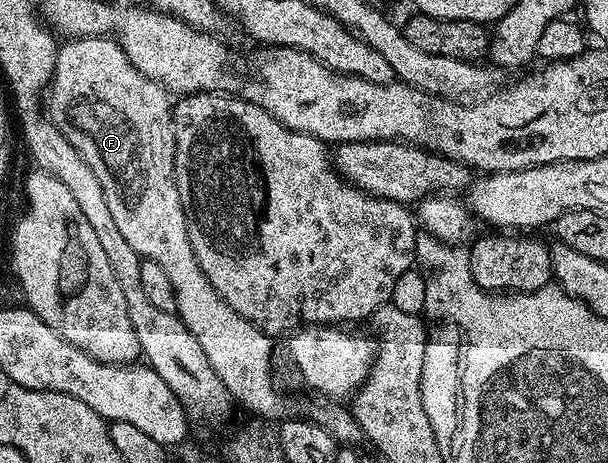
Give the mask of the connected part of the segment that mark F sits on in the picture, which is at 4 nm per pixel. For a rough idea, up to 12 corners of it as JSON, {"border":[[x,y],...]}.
{"border":[[110,36],[58,46],[45,116],[161,263],[232,402],[286,418],[272,338],[207,281],[172,94]]}

